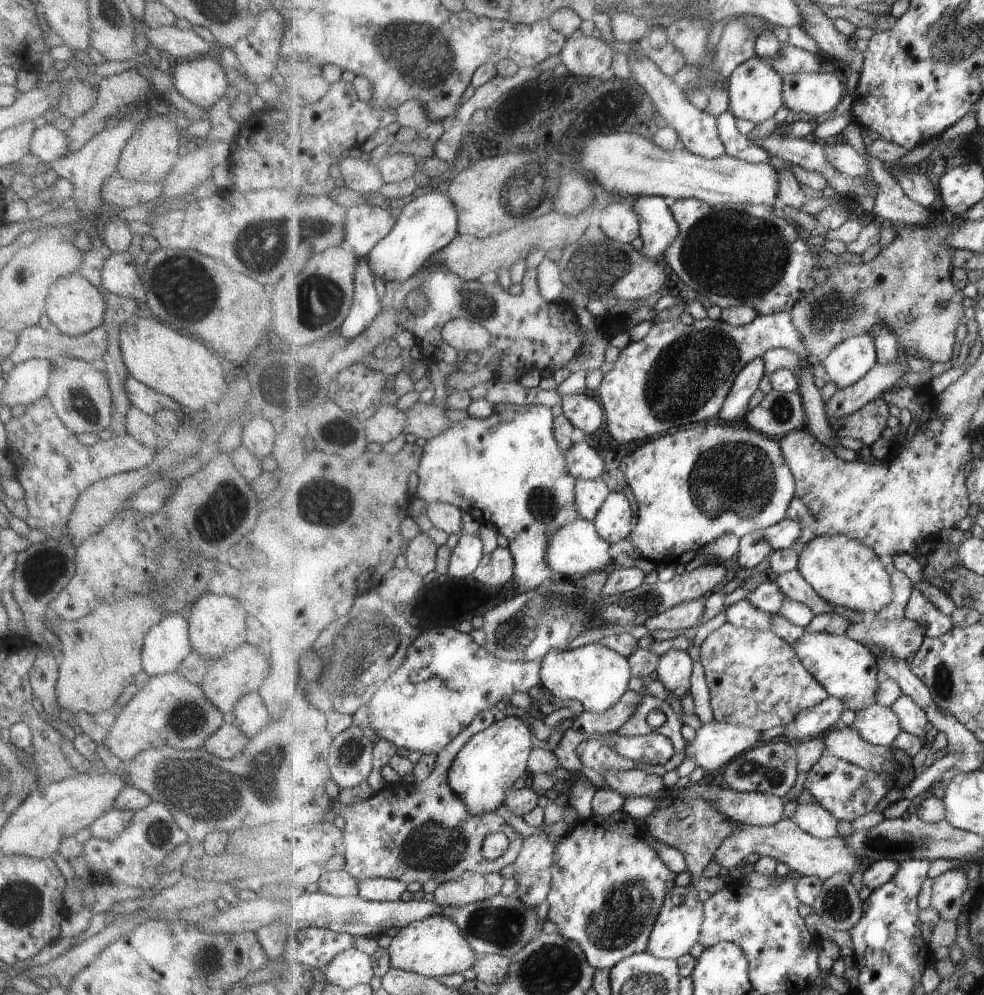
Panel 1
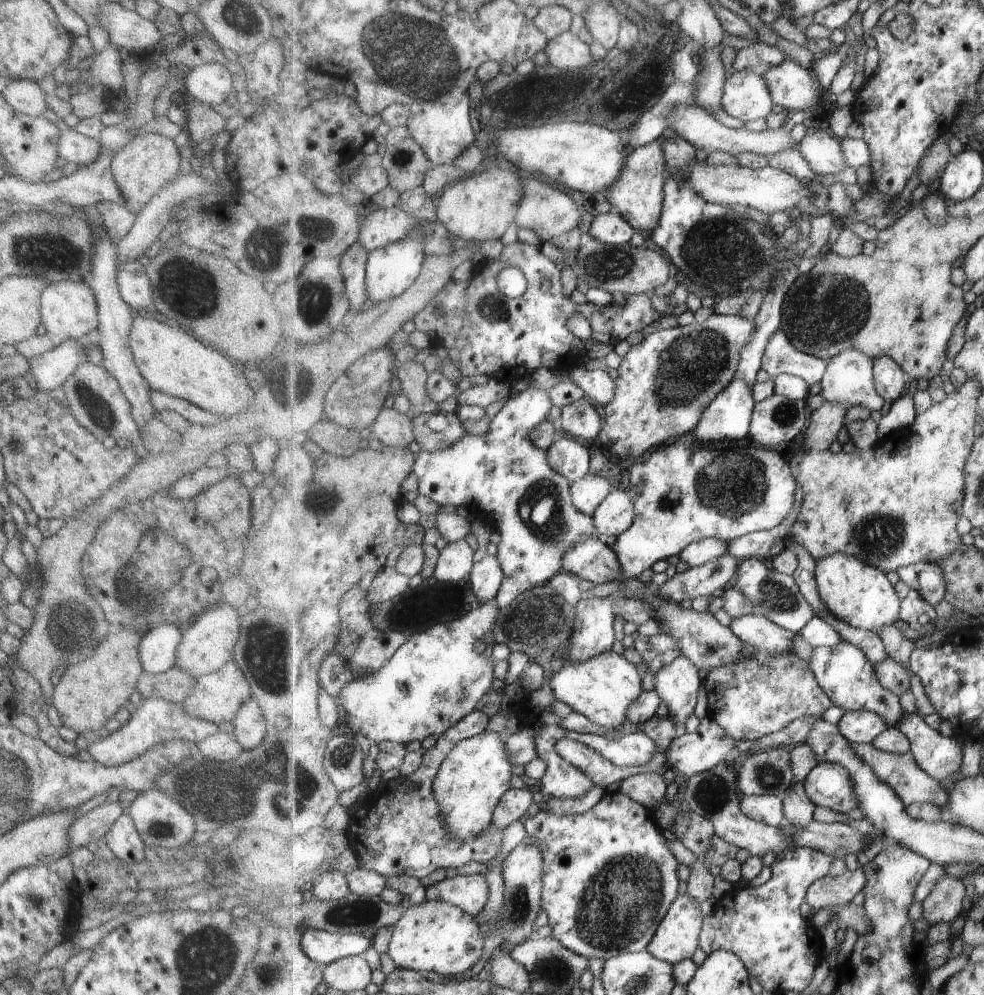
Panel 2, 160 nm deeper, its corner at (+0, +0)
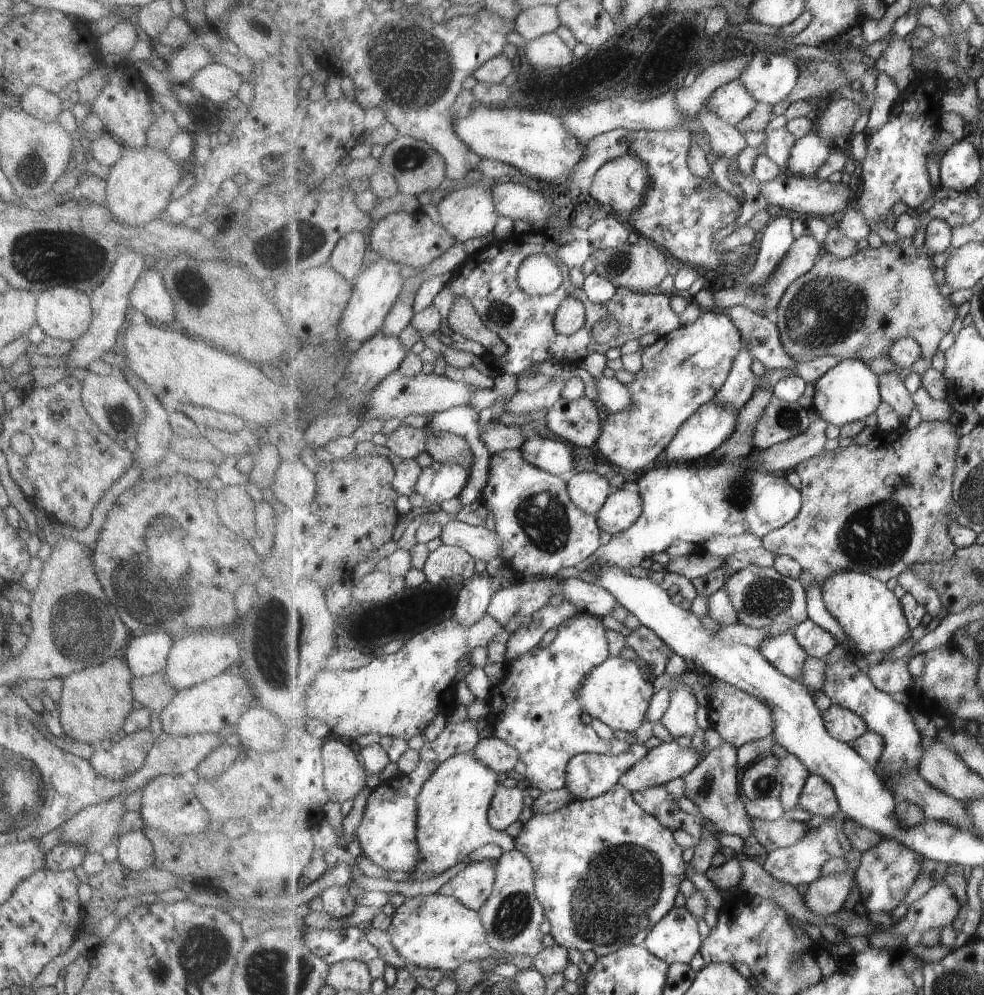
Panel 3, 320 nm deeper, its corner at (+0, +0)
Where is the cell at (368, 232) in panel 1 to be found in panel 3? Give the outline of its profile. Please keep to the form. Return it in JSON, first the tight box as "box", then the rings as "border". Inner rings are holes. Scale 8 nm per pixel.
{"box":[370,210,455,268],"border":[[[422,210],[413,213],[394,212],[379,220],[370,235],[371,248],[381,257],[387,257],[399,264],[405,264],[409,268],[424,267],[431,264],[435,258],[439,258],[443,252],[447,252],[455,243],[452,234],[447,232],[443,225],[435,224]]]}

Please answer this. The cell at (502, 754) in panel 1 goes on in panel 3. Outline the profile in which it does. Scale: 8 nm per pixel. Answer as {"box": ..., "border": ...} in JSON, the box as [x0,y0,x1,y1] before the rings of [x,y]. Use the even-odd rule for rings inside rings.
{"box":[410,751,516,881],"border":[[[473,751],[446,758],[444,763],[424,784],[418,798],[419,814],[417,840],[420,846],[420,865],[410,875],[412,881],[431,880],[449,868],[467,861],[485,844],[495,844],[503,852],[516,848],[516,840],[505,831],[498,831],[488,821],[488,810],[501,782],[497,771],[485,766]]]}

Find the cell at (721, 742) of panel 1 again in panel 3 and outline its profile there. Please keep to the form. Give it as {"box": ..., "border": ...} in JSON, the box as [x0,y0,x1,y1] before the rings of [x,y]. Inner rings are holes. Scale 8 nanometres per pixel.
{"box":[618,740,704,793],"border":[[[675,740],[671,743],[661,743],[650,749],[645,758],[642,758],[632,769],[626,770],[623,777],[618,782],[621,786],[628,788],[632,793],[648,788],[665,785],[675,778],[683,778],[694,766],[700,764],[704,756],[699,758],[691,746],[679,746]]]}

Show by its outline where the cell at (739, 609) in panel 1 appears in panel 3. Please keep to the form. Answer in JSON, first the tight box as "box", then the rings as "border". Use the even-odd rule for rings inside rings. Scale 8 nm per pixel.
{"box":[759,631,810,679],"border":[[[793,631],[779,633],[767,639],[759,648],[780,670],[792,679],[801,679],[803,666],[810,659],[807,651],[797,642]]]}

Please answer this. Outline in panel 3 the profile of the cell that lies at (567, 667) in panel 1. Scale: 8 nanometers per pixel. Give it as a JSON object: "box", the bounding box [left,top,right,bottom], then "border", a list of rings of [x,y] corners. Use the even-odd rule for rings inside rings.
{"box":[580,655,656,738],"border":[[[622,655],[609,657],[586,675],[580,690],[580,699],[584,712],[588,713],[593,720],[602,720],[613,730],[624,730],[631,738],[639,726],[649,722],[648,712],[656,692],[655,686],[649,680],[645,680],[635,659]]]}

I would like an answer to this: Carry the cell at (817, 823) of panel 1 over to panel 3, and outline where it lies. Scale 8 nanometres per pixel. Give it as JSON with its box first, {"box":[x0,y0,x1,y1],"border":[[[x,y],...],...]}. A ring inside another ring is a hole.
{"box":[778,753,812,814],"border":[[[787,753],[784,757],[779,757],[778,762],[779,770],[784,775],[784,789],[779,797],[788,814],[791,809],[801,807],[800,796],[803,787],[812,774],[794,754]]]}

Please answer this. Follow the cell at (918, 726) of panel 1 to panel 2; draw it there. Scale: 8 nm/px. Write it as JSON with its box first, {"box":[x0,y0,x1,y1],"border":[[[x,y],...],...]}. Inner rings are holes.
{"box":[896,713,963,790],"border":[[[905,713],[905,718],[896,726],[910,740],[910,751],[913,753],[917,764],[939,782],[950,781],[948,788],[953,790],[955,782],[963,778],[961,766],[963,766],[963,750],[961,745],[953,736],[948,737],[939,733],[939,730],[933,730],[923,716],[919,714]]]}

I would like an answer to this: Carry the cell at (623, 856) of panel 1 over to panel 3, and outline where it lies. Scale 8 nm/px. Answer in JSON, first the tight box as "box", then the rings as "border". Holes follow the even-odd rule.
{"box":[515,783,687,957],"border":[[[617,783],[613,788],[600,797],[587,800],[577,800],[566,804],[563,808],[552,813],[533,814],[531,818],[522,825],[520,833],[515,836],[516,849],[526,854],[535,867],[536,895],[544,906],[544,913],[551,924],[550,935],[555,944],[565,948],[577,948],[583,952],[594,952],[598,957],[617,950],[627,945],[640,945],[645,942],[648,934],[652,932],[656,924],[662,918],[668,916],[675,908],[675,898],[679,894],[679,886],[687,878],[685,874],[685,860],[683,860],[683,848],[673,838],[674,830],[666,827],[657,817],[651,816],[637,804],[633,793],[624,786]]]}

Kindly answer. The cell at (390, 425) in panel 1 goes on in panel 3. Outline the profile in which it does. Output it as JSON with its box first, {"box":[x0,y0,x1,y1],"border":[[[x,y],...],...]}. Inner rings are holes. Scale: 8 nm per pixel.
{"box":[386,425,427,459],"border":[[[401,425],[386,437],[387,447],[399,457],[414,459],[421,452],[427,452],[425,428]]]}

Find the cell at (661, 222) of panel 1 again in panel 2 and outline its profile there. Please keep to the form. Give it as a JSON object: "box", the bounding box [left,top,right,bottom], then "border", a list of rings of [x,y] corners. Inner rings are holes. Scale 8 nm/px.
{"box":[606,140,666,231],"border":[[[658,140],[653,141],[630,152],[622,177],[606,190],[608,192],[606,199],[612,208],[619,211],[637,231],[652,231],[657,226],[662,213],[666,177],[666,158],[662,146]]]}

